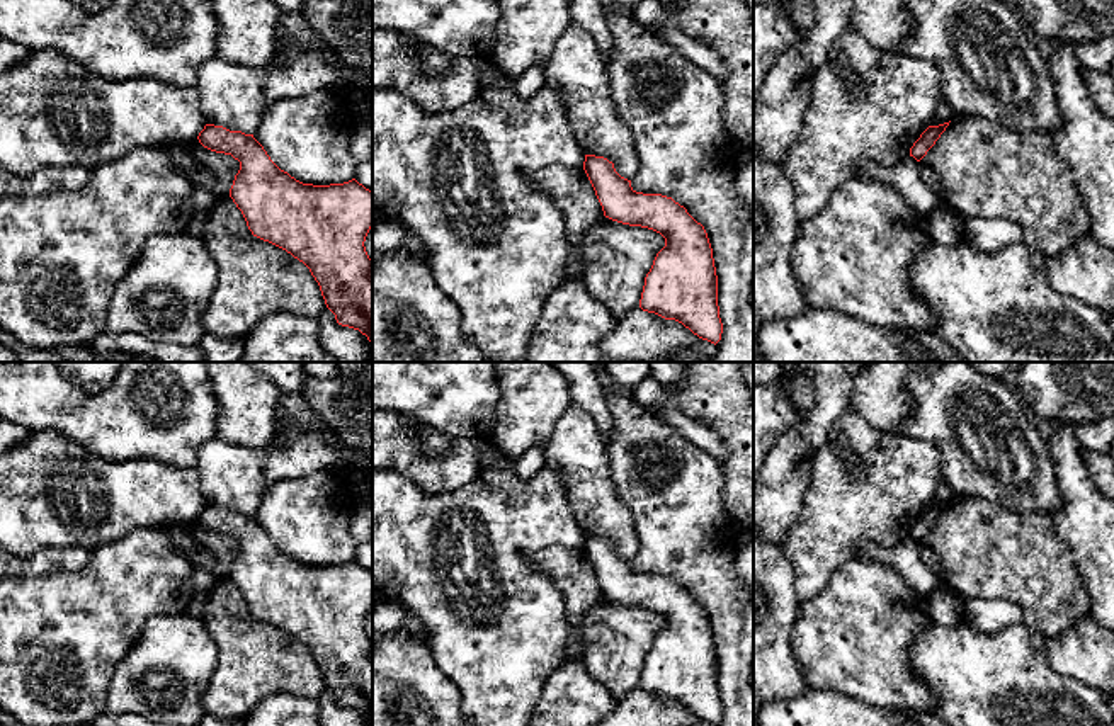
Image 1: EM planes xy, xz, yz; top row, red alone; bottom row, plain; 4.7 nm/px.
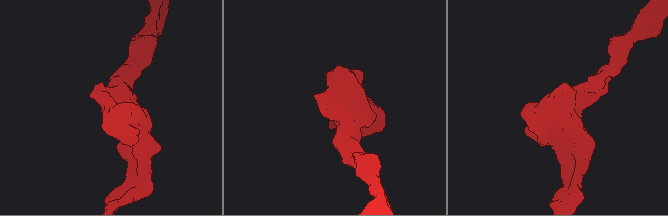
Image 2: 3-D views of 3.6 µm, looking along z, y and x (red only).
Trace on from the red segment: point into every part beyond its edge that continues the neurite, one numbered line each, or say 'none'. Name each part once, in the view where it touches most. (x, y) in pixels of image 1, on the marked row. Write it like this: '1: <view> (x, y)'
none

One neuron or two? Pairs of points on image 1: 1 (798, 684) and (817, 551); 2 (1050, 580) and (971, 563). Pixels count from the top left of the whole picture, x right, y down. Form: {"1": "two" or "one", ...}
{"1": "two", "2": "one"}

